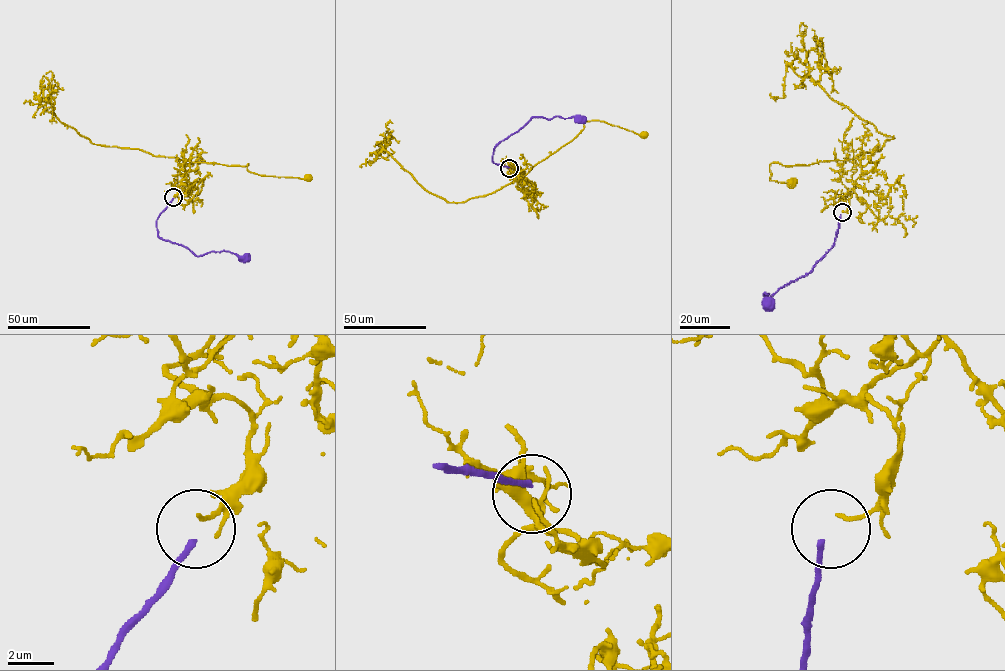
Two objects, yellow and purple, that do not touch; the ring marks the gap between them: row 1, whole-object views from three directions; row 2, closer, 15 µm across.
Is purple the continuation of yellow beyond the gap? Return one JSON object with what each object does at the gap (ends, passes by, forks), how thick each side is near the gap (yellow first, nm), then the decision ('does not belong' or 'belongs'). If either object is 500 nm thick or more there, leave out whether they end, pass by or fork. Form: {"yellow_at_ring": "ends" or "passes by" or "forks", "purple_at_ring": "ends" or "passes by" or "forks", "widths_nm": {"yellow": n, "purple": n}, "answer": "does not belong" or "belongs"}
{"yellow_at_ring": "ends", "purple_at_ring": "ends", "widths_nm": {"yellow": 170, "purple": 280}, "answer": "does not belong"}

